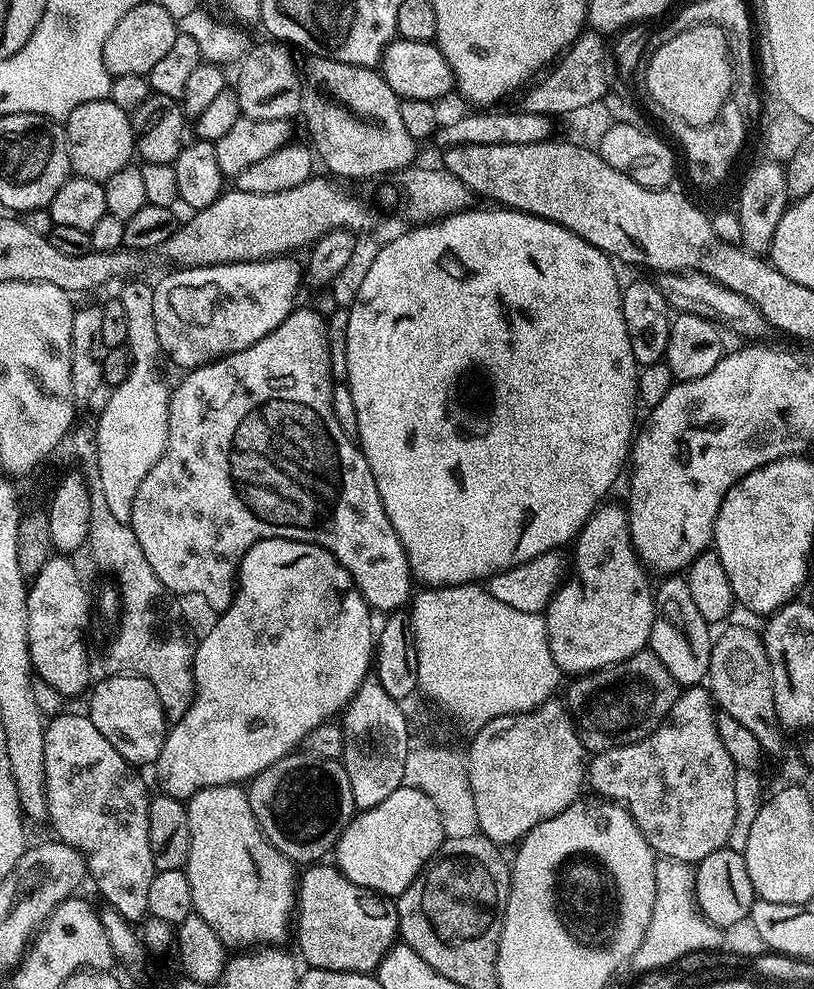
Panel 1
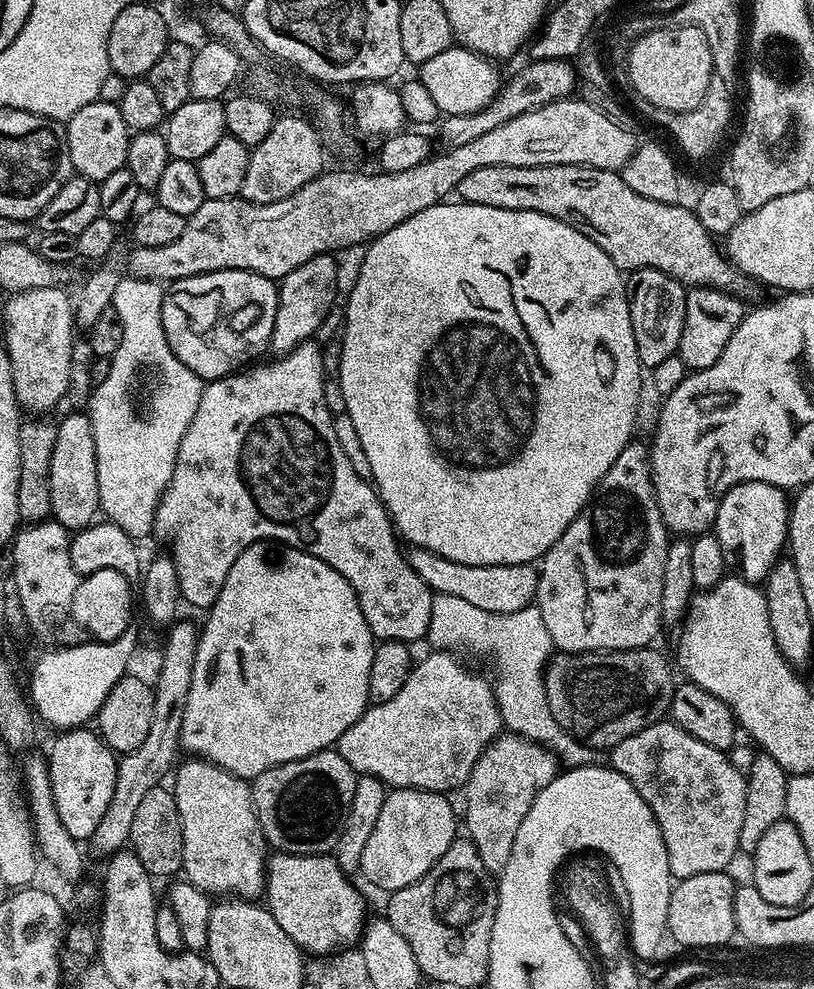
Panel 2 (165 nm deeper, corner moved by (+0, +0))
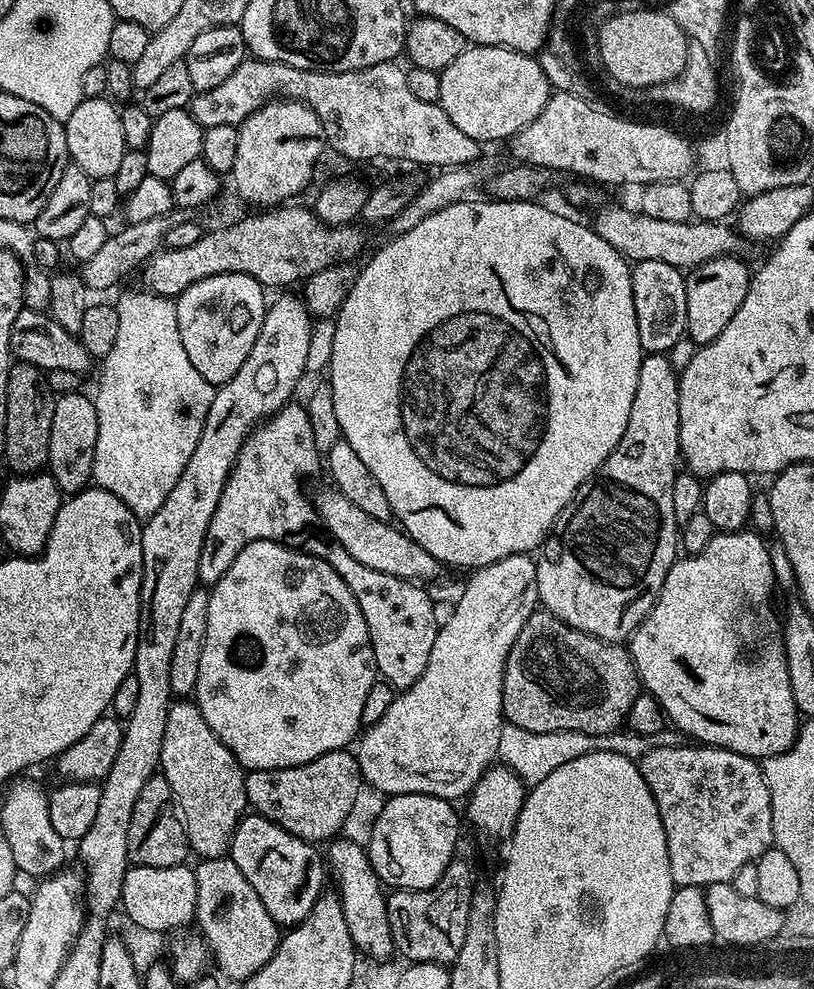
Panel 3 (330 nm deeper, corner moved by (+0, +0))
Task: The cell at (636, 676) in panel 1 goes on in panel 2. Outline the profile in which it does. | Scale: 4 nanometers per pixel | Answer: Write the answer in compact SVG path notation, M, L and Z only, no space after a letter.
M656 646L626 648L623 652L560 652L549 659L544 669L546 702L558 726L570 735L592 748L610 750L622 738L638 734L638 730L655 724L667 713L676 689L672 672L669 657L667 660Z

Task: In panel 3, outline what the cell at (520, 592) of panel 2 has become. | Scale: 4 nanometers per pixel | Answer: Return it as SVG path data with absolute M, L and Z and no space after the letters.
M328 486L325 492L320 492L314 496L314 512L318 520L324 523L325 530L329 532L327 535L335 543L340 544L342 550L346 550L346 554L350 554L350 558L362 562L362 566L370 566L370 570L382 570L382 574L394 574L394 578L413 582L428 582L424 580L432 580L442 571L442 565L434 558L434 554L422 550L422 546L418 546L418 542L409 538L395 523L379 520L371 514L365 514L359 506L354 506L354 502L350 502L350 498L346 498L336 491L335 487Z

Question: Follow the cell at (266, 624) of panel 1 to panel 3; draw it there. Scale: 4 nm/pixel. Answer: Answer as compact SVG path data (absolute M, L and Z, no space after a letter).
M279 540L250 542L250 546L246 546L242 554L234 558L234 562L230 562L230 570L222 574L217 584L211 585L208 592L210 610L206 610L206 638L202 646L202 662L198 662L194 702L198 710L202 710L202 718L206 718L206 726L210 726L214 734L218 734L222 746L226 746L230 754L234 754L241 768L254 772L298 766L327 752L347 749L361 731L362 706L366 706L366 694L370 694L370 686L378 679L366 618L362 618L362 610L358 610L354 594L350 594L350 586L342 582L339 574L322 557L314 556L307 550L299 552L296 548L287 548L286 545L287 543Z

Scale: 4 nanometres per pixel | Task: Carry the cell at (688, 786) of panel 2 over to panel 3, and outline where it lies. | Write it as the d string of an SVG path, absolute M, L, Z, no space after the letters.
M689 746L650 750L638 763L666 830L673 885L704 890L709 884L729 883L742 866L753 863L766 849L773 847L770 790L766 786L763 767L753 757L725 748Z

